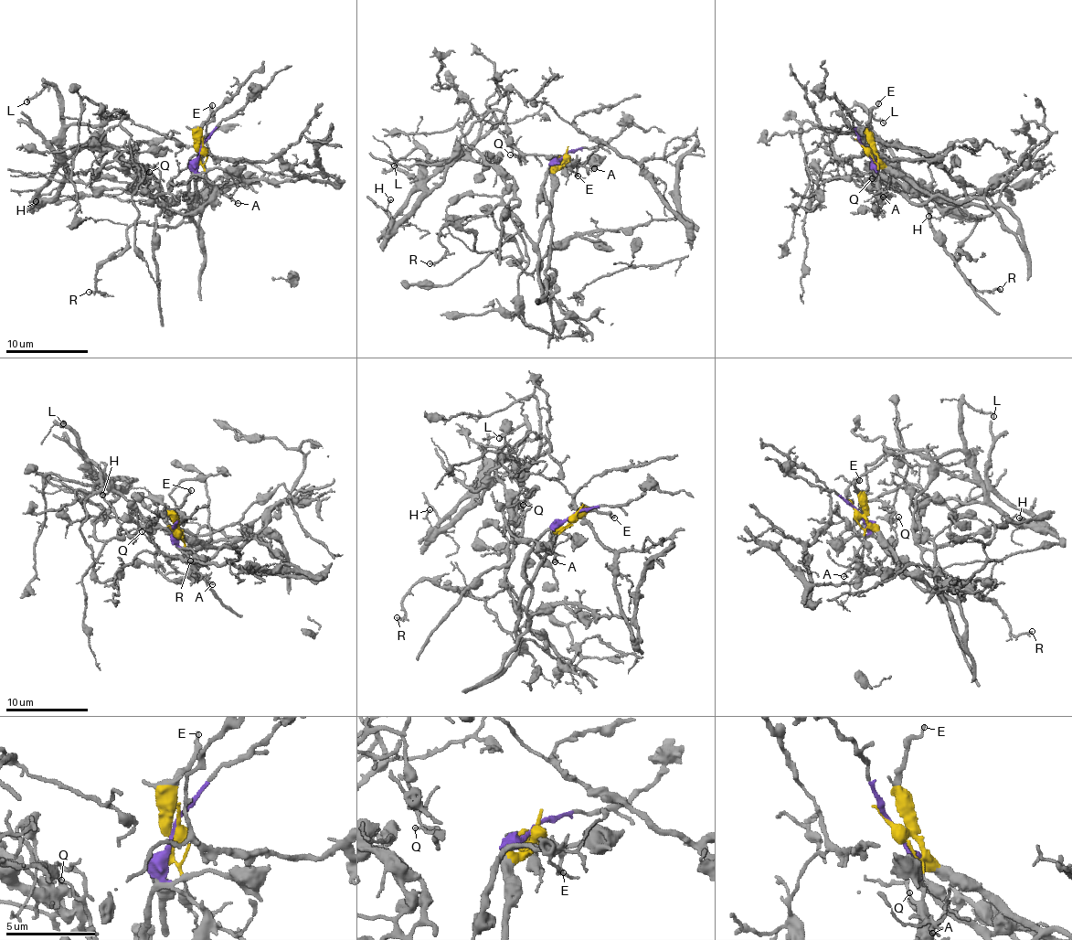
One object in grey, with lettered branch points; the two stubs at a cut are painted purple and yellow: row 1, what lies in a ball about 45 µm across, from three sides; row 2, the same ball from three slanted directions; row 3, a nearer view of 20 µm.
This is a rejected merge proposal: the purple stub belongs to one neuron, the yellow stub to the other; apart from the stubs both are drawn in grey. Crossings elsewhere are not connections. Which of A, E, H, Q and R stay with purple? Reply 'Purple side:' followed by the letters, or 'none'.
Purple side: A, H, Q

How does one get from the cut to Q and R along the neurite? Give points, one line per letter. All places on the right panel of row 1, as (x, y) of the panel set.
Q: (865, 148), (877, 184), (875, 214), (882, 190), (873, 177)
R: (865, 148), (943, 201), (994, 205), (1001, 188), (957, 263), (978, 291), (1000, 290)

